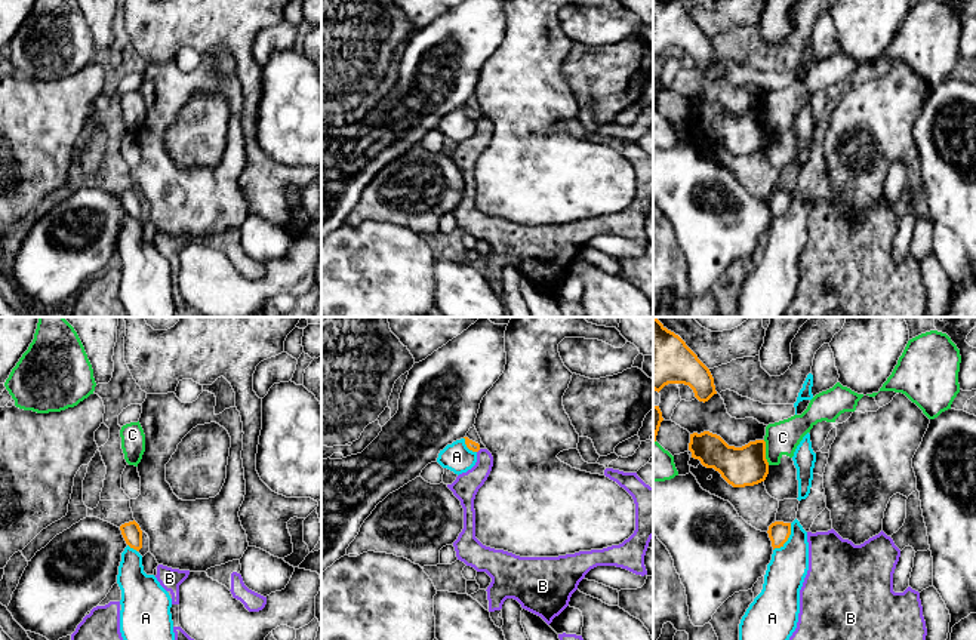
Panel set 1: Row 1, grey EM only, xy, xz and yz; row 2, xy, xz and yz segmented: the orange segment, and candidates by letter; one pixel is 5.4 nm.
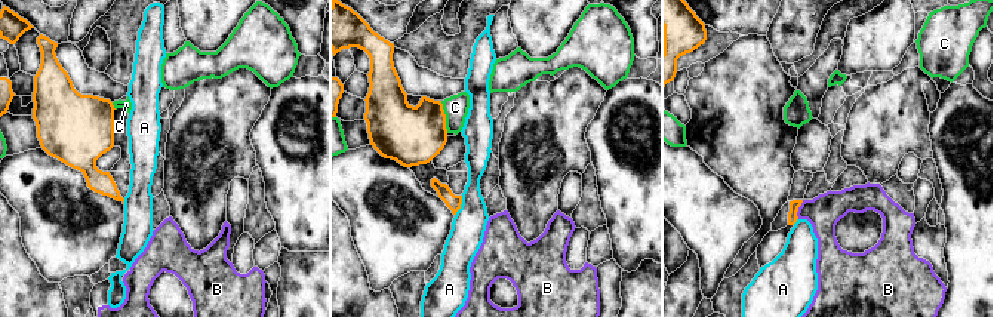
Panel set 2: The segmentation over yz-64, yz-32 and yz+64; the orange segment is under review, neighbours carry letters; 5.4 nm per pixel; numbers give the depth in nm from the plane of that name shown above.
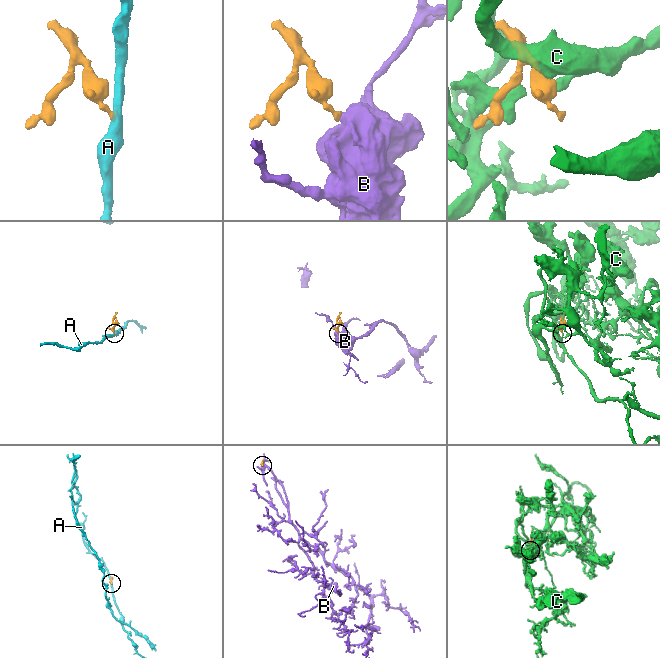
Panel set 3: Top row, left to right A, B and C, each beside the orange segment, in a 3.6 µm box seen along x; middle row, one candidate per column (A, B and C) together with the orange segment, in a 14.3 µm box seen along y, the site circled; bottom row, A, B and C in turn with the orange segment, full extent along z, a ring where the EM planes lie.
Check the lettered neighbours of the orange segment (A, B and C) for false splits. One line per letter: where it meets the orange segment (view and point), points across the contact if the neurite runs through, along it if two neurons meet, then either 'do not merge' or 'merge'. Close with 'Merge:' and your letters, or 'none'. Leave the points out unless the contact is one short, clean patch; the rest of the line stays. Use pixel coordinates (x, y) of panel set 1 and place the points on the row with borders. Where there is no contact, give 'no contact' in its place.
A: yz (788, 537) | along yz (791, 523), (788, 538), (773, 550) | do not merge
B: no contact | do not merge
C: yz (764, 452) | do not merge
Merge: none

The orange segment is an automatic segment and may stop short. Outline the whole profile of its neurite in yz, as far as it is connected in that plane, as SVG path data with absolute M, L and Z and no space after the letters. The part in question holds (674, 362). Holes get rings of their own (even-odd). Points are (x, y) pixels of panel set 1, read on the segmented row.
M653 317L653 390L659 393L668 384L689 385L703 403L717 394L709 369L678 335Z

